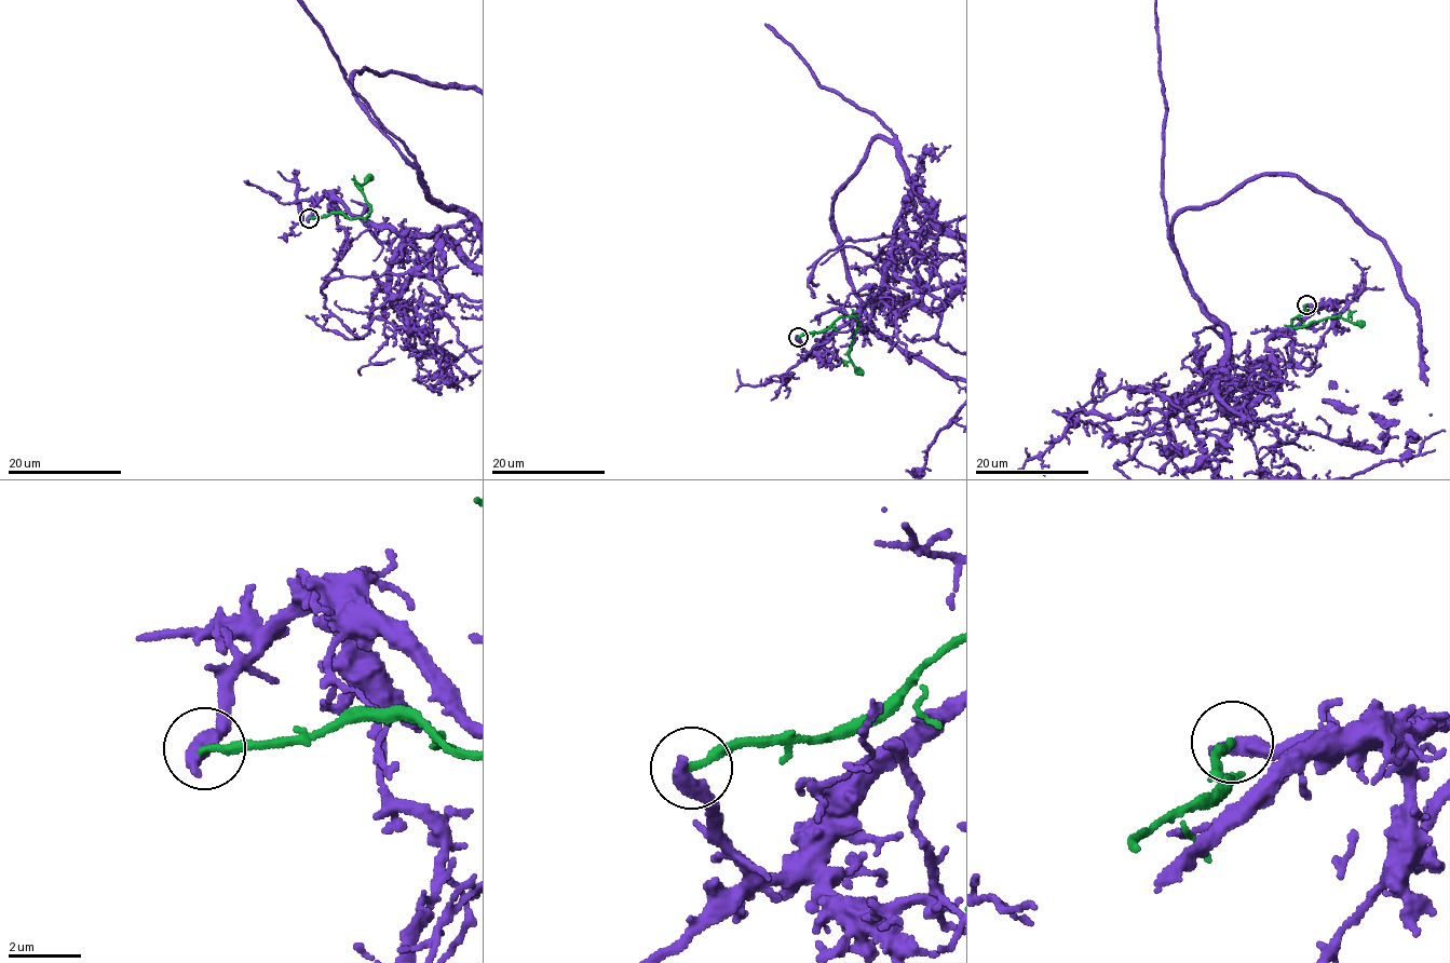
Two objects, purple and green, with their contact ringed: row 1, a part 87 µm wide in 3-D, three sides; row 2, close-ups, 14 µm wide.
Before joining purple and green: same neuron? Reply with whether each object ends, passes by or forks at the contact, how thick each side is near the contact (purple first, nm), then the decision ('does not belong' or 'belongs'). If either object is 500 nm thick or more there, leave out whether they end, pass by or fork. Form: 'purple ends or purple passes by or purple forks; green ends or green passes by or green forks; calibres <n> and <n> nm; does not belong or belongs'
calibres 550 and 240 nm; does not belong

